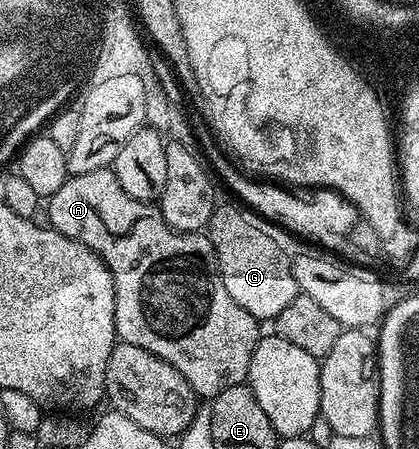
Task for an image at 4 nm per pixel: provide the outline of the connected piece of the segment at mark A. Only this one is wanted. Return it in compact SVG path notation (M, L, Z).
M106 167L102 170L90 170L90 174L69 176L66 182L62 182L62 186L58 186L58 190L54 195L47 197L46 212L47 208L47 223L51 227L55 228L57 232L66 234L66 238L74 238L78 242L82 242L82 246L94 250L94 254L98 254L98 258L102 258L102 262L110 270L110 274L114 278L116 334L123 343L130 346L142 346L142 350L162 358L162 362L170 362L170 366L174 366L174 370L178 370L178 374L182 374L182 378L186 378L186 382L190 382L190 386L196 392L197 397L200 398L217 396L222 394L222 390L230 390L230 386L238 386L247 381L250 358L254 358L254 350L262 339L262 331L260 332L262 324L261 321L254 319L250 314L246 314L246 310L242 310L242 306L238 306L238 302L234 302L234 298L230 298L230 293L226 291L226 286L222 286L220 267L216 264L214 246L204 232L176 232L173 230L162 218L160 209L155 203L130 198L130 194L126 194L126 190L122 190L122 182L118 182L118 178L112 173L111 167Z

